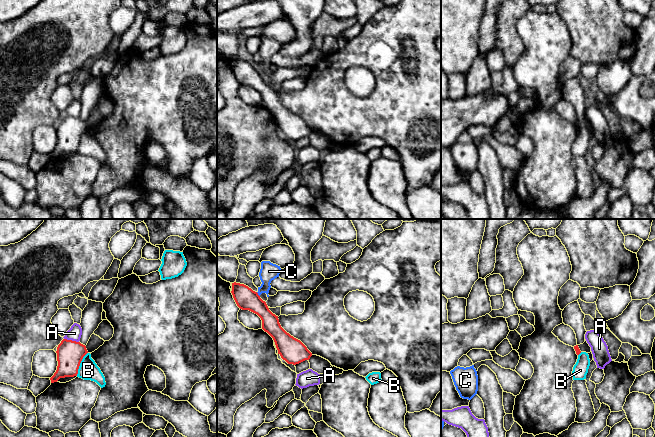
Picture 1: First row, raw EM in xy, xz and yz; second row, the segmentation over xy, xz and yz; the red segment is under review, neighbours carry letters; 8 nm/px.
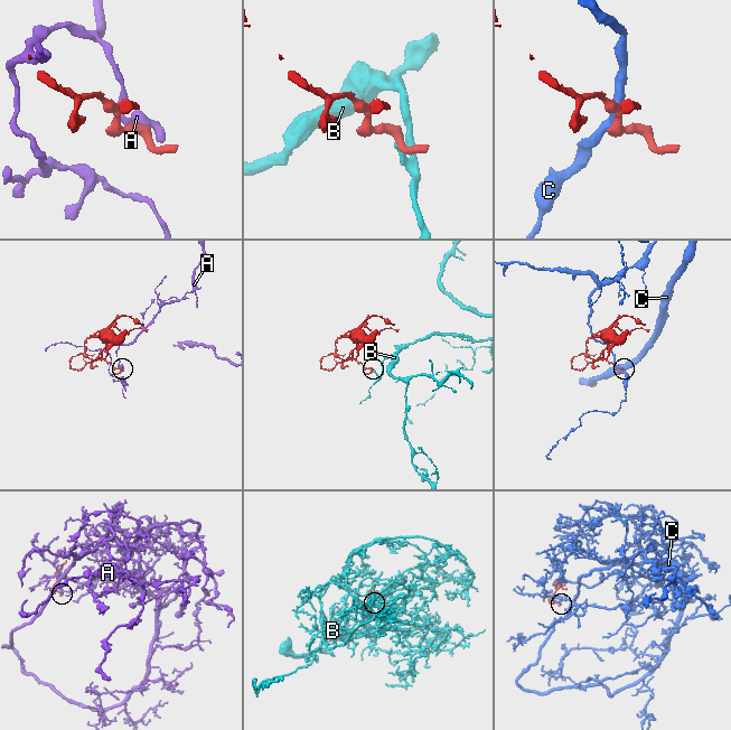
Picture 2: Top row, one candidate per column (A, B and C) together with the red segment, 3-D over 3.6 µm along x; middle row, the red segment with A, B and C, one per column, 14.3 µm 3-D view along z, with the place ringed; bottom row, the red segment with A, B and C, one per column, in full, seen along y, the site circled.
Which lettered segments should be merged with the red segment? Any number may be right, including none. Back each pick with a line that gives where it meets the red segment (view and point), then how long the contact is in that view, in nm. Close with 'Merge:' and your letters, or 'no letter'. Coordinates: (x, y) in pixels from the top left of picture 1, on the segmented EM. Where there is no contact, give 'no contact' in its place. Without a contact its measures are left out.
Merge: no letter

